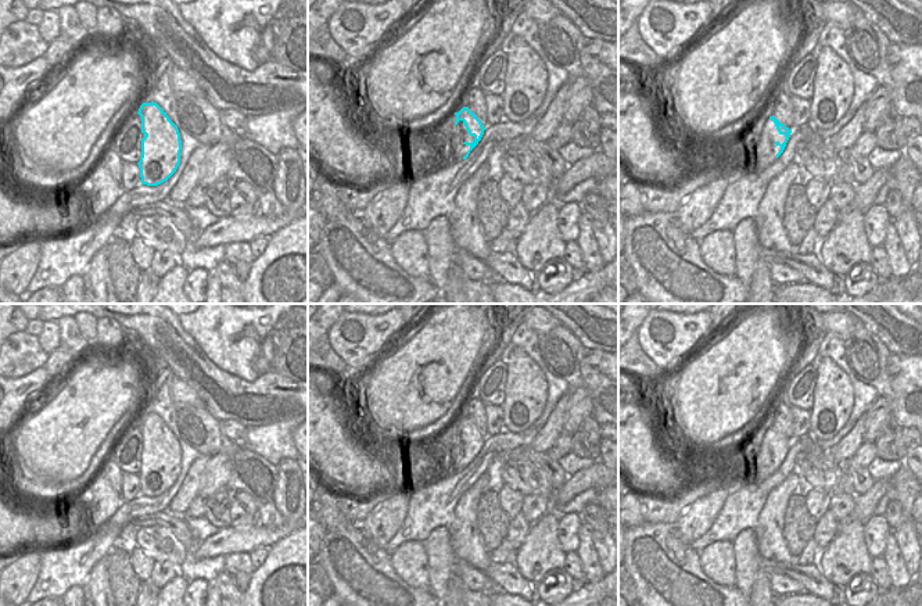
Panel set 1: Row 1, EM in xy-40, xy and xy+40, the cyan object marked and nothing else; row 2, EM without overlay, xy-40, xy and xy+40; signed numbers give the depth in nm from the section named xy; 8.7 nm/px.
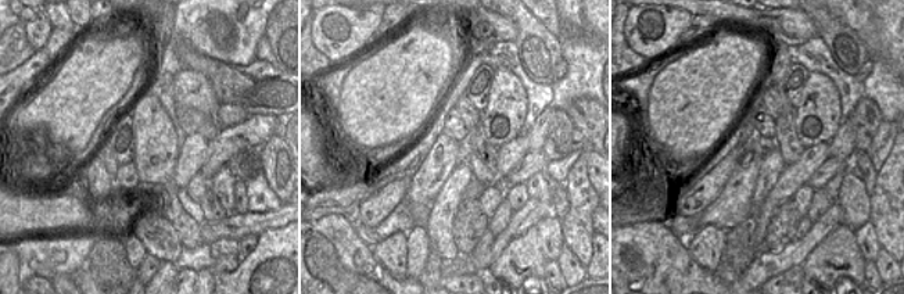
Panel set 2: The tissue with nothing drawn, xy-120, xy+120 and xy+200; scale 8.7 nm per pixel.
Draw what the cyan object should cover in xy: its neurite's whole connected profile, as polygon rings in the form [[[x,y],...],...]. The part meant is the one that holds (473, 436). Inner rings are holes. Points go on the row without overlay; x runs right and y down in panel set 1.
[[[463,417],[459,423],[455,423],[455,426],[456,426],[455,435],[458,435],[458,433],[462,431],[462,433],[464,434],[464,437],[466,437],[469,445],[474,448],[474,451],[473,451],[471,453],[469,453],[469,452],[464,452],[464,453],[463,453],[463,455],[466,455],[466,456],[470,458],[470,460],[467,462],[467,465],[463,467],[463,470],[466,470],[466,469],[469,467],[470,462],[471,462],[471,460],[478,455],[478,452],[481,451],[485,438],[484,438],[484,435],[481,434],[481,431],[476,427],[476,424],[469,420],[469,417]]]

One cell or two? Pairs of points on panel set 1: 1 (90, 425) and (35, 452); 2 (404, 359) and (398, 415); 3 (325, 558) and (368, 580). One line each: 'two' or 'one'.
1: one
2: one
3: one

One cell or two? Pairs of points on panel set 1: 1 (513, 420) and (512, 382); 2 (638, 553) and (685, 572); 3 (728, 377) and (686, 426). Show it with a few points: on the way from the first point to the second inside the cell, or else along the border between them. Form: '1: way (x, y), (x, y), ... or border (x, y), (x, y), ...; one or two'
1: way (513, 411), (513, 391); one
2: way (649, 553), (667, 572), (674, 572); one
3: way (718, 390), (699, 413); one

